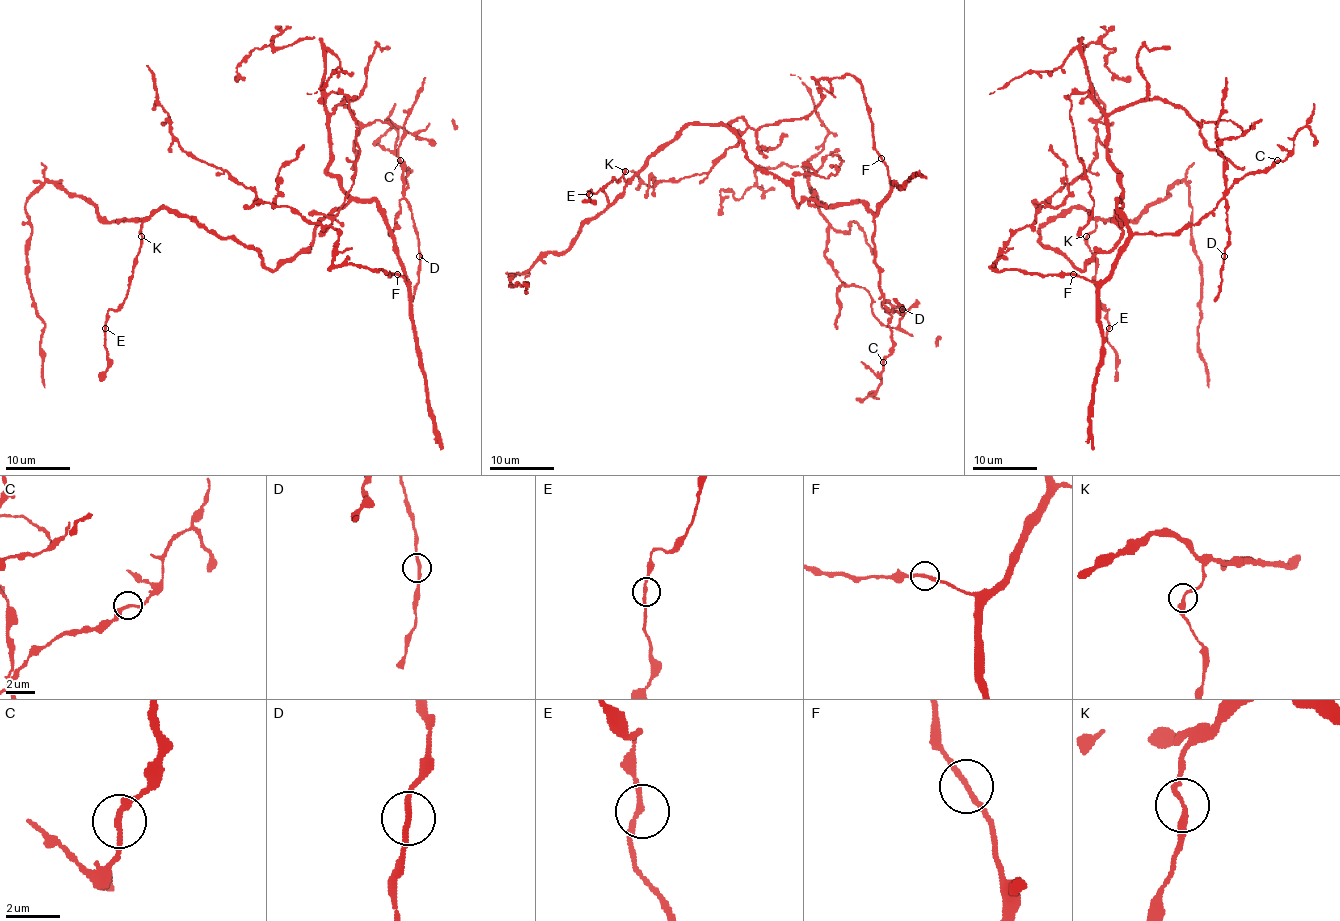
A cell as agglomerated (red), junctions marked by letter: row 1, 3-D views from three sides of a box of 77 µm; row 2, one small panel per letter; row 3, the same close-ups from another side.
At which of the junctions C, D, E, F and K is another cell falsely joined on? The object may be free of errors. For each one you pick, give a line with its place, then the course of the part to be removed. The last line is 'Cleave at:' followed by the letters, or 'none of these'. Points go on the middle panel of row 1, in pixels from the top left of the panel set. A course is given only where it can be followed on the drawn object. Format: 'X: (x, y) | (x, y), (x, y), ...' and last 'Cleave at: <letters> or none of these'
Cleave at: none of these

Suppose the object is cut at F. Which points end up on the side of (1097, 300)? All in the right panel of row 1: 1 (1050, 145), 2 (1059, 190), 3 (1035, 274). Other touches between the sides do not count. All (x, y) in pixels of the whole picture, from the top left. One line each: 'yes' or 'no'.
1: no
2: no
3: no

